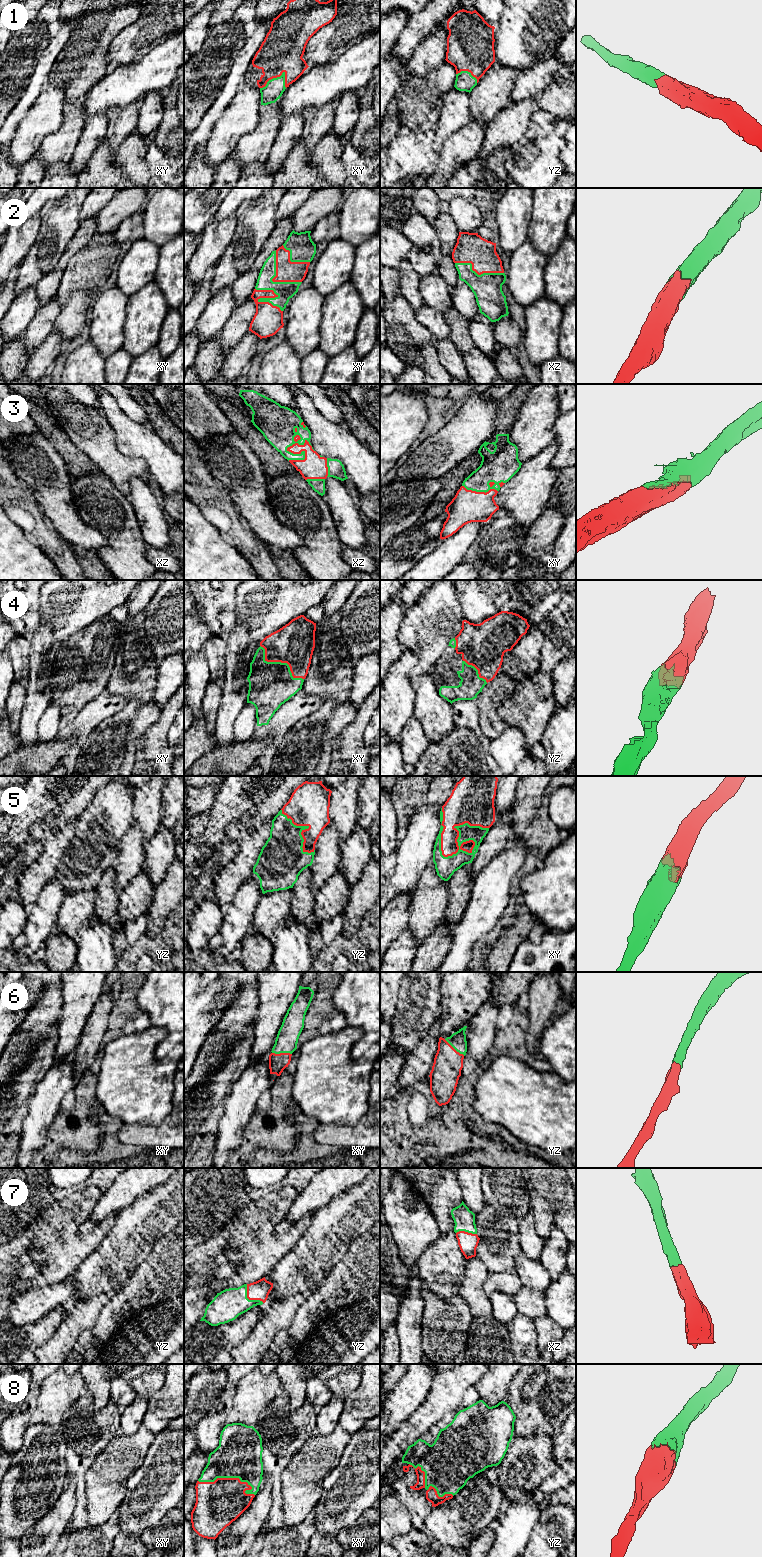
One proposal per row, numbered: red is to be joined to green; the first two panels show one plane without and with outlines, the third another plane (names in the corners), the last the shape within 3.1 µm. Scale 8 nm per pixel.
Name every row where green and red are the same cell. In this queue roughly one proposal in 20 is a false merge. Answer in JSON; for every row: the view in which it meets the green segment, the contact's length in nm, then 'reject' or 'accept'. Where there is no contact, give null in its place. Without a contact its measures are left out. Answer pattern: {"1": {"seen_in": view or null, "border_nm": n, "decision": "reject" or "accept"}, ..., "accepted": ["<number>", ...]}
{"1": {"seen_in": "xy", "border_nm": 240, "decision": "accept"}, "2": {"seen_in": "xy", "border_nm": 300, "decision": "accept"}, "3": {"seen_in": "xz", "border_nm": 240, "decision": "accept"}, "4": {"seen_in": "xy", "border_nm": 440, "decision": "accept"}, "5": {"seen_in": "xy", "border_nm": 440, "decision": "accept"}, "6": {"seen_in": "xy", "border_nm": 160, "decision": "accept"}, "7": {"seen_in": "yz", "border_nm": 200, "decision": "accept"}, "8": {"seen_in": "xy", "border_nm": 480, "decision": "accept"}, "accepted": ["1", "2", "3", "4", "5", "6", "7", "8"]}

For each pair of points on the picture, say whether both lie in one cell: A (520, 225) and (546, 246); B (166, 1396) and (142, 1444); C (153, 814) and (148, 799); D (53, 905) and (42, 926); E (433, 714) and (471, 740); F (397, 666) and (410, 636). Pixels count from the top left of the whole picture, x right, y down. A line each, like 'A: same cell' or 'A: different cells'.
A: different cells
B: different cells
C: same cell
D: same cell
E: different cells
F: different cells

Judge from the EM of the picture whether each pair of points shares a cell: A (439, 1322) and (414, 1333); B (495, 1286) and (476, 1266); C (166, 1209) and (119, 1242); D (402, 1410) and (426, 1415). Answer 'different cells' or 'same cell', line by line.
A: different cells
B: different cells
C: same cell
D: different cells

